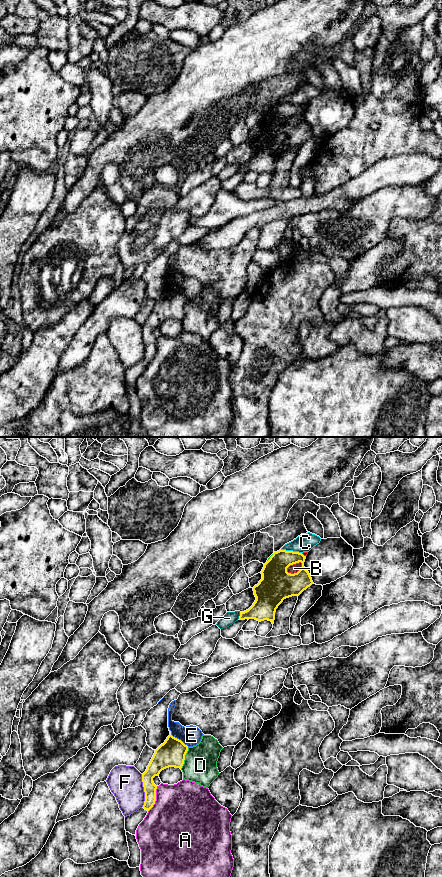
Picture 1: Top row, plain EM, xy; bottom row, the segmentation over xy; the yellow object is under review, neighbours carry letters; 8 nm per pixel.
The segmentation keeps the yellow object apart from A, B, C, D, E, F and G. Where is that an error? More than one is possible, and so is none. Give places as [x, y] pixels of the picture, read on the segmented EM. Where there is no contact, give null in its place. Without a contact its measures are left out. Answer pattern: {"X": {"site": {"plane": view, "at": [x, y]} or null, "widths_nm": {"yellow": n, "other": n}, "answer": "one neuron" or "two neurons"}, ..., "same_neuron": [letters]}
{"A": {"site": {"plane": "xy", "at": [155, 799]}, "widths_nm": {"yellow": 120, "other": 480}, "answer": "two neurons"}, "B": {"site": {"plane": "xy", "at": [293, 563]}, "widths_nm": {"yellow": 260, "other": 70}, "answer": "two neurons"}, "C": {"site": {"plane": "xy", "at": [291, 551]}, "widths_nm": {"yellow": 220, "other": 140}, "answer": "two neurons"}, "D": {"site": {"plane": "xy", "at": [184, 758]}, "widths_nm": {"yellow": 220, "other": 280}, "answer": "two neurons"}, "E": {"site": {"plane": "xy", "at": [180, 740]}, "widths_nm": {"yellow": 220, "other": 160}, "answer": "two neurons"}, "F": {"site": {"plane": "xy", "at": [144, 790]}, "widths_nm": {"yellow": 130, "other": 280}, "answer": "two neurons"}, "G": {"site": {"plane": "xy", "at": [239, 616]}, "widths_nm": {"yellow": 190, "other": 100}, "answer": "two neurons"}, "same_neuron": []}

